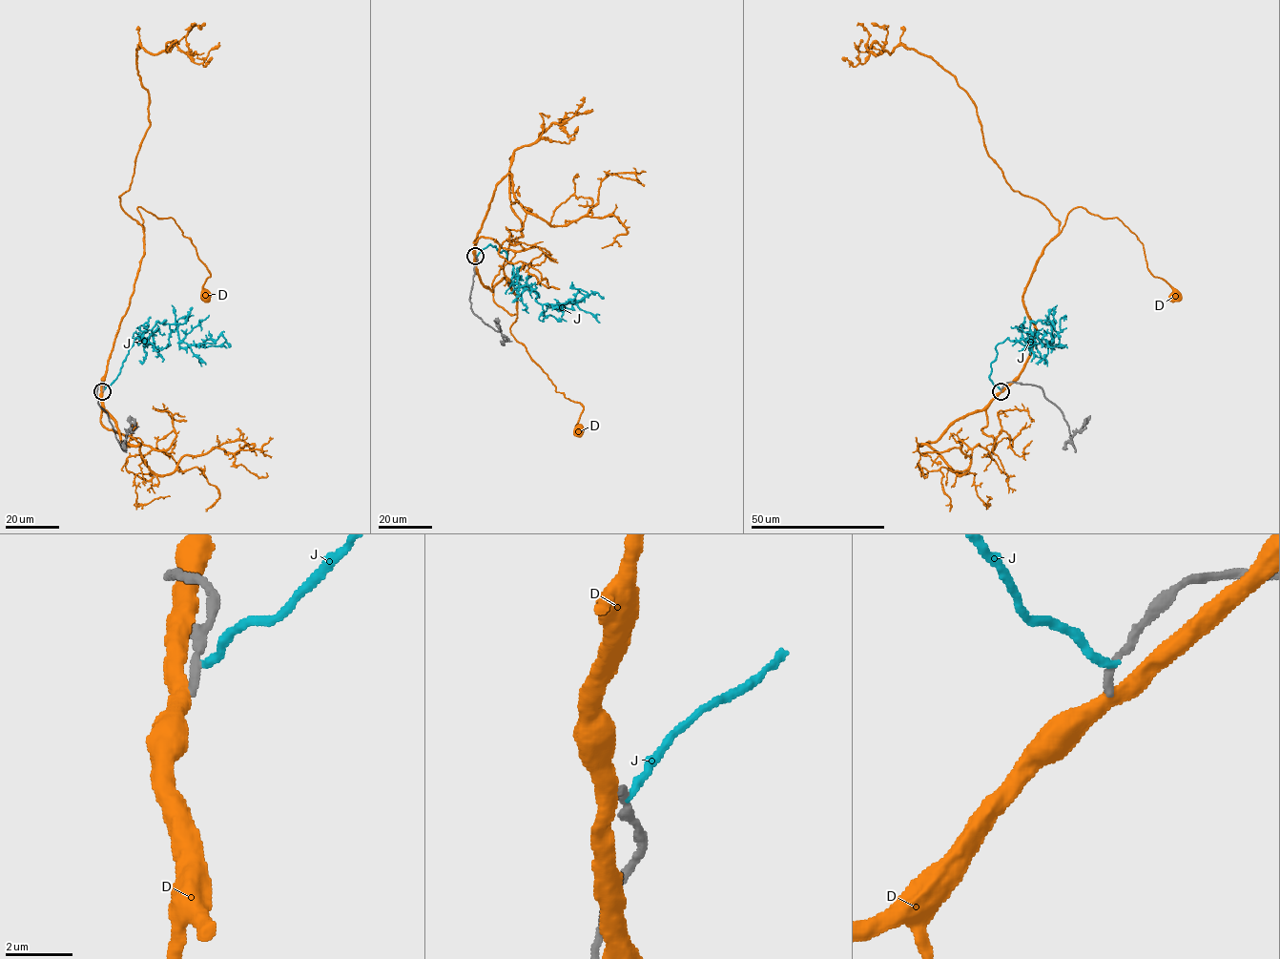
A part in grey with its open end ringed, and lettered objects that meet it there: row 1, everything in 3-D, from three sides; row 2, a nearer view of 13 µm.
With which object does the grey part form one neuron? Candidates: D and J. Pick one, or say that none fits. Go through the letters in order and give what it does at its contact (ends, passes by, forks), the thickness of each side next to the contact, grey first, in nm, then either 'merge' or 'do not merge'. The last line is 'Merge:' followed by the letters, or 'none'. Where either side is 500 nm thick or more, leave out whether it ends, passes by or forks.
D: it passes by; calibres 260 and 440 nm; do not merge
J: it ends; calibres 340 and 260 nm; do not merge
Merge: none

